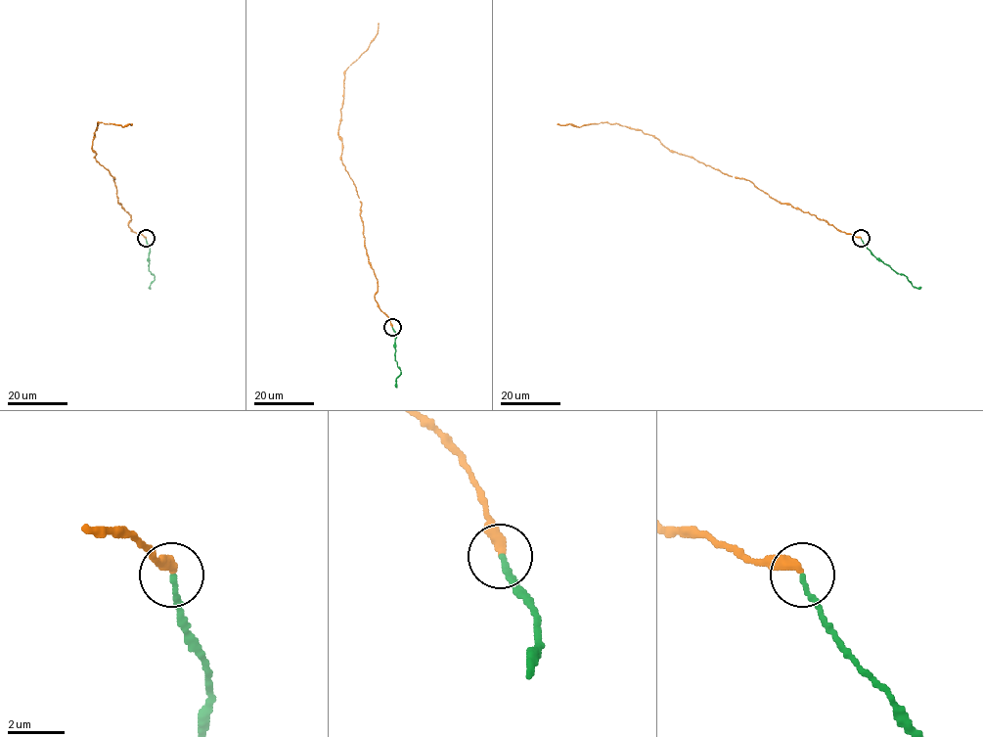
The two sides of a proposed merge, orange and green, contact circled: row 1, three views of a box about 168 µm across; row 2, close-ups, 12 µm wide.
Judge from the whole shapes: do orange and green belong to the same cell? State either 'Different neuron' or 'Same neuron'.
Same neuron

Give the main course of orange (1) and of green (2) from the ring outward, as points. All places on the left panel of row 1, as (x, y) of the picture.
1: (146, 238), (129, 227), (131, 217), (117, 201), (114, 178), (94, 158), (91, 147), (98, 122), (132, 123)
2: (146, 238), (149, 248), (149, 270), (155, 280), (149, 287)

